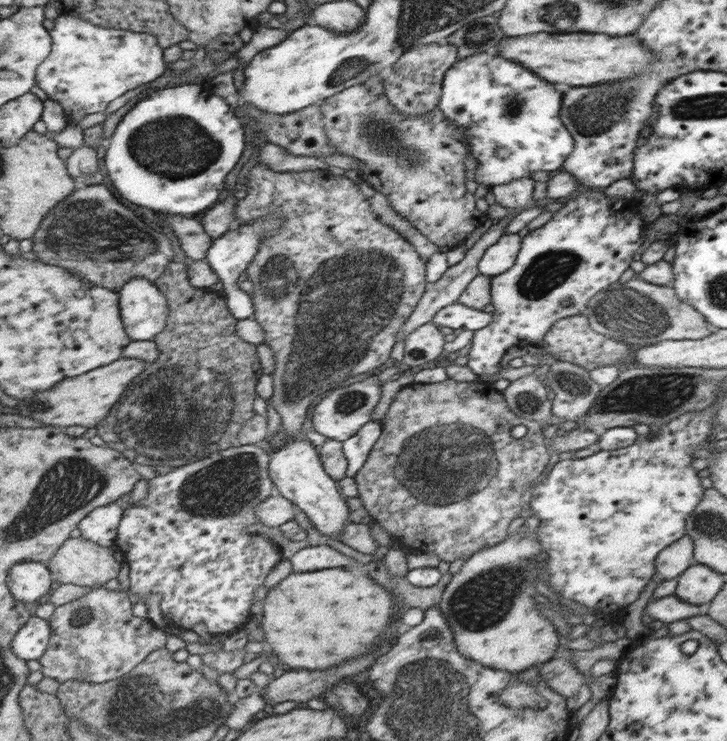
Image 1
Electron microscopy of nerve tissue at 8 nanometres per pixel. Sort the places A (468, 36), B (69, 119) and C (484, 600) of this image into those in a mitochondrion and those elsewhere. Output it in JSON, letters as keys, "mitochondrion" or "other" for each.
{"A":"mitochondrion","B":"other","C":"mitochondrion"}

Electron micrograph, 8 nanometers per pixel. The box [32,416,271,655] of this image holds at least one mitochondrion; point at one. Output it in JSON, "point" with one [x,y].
{"point":[228,483]}

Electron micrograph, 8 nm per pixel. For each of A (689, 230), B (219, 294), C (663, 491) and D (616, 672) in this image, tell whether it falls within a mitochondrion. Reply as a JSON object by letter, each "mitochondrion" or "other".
{"A":"other","B":"other","C":"other","D":"other"}

